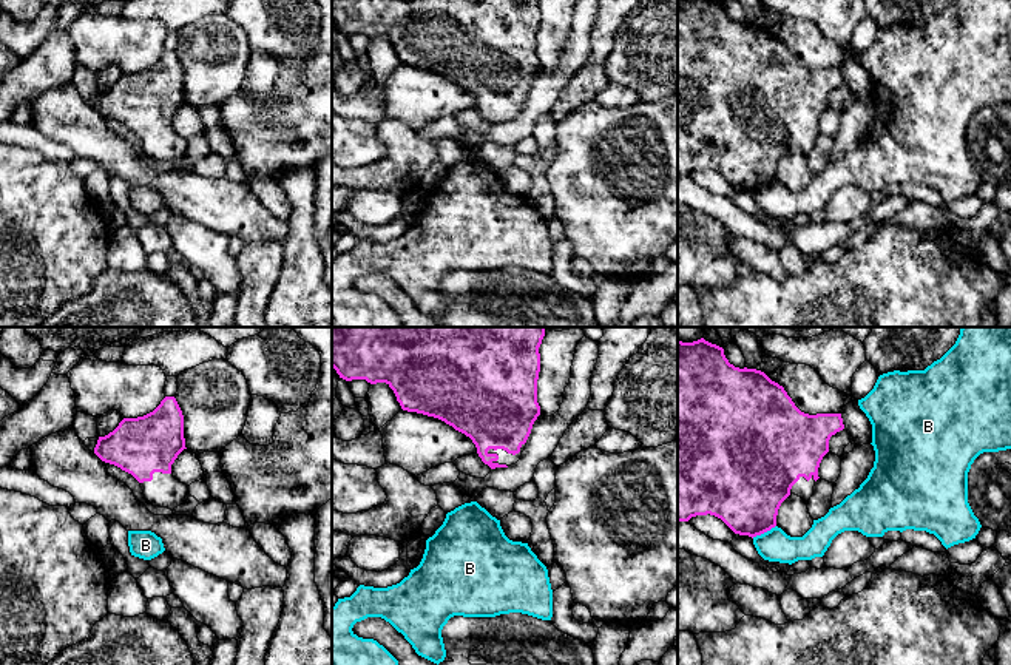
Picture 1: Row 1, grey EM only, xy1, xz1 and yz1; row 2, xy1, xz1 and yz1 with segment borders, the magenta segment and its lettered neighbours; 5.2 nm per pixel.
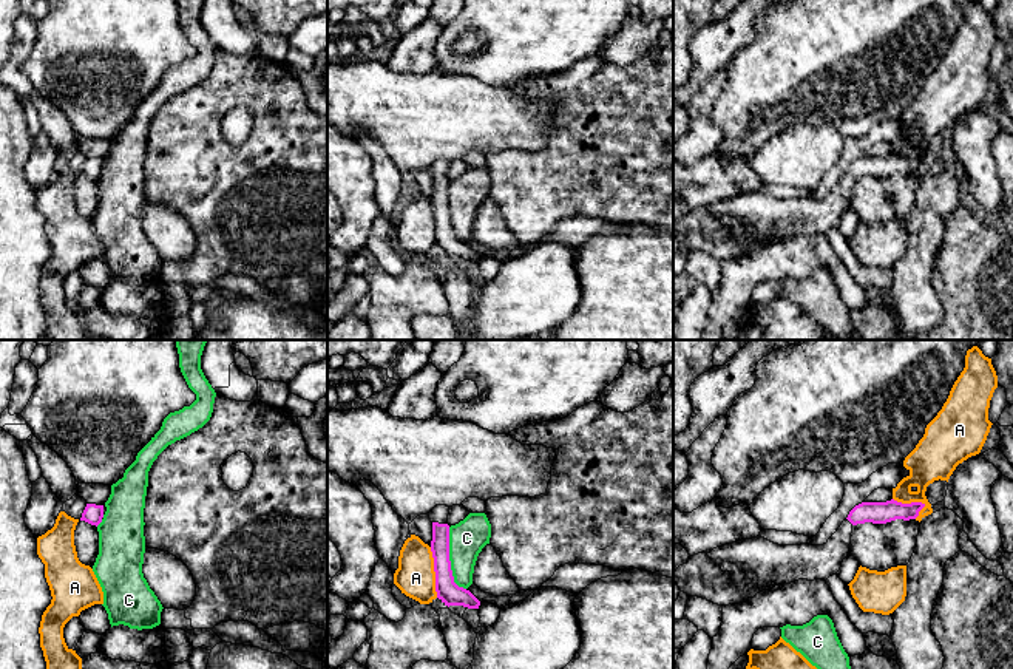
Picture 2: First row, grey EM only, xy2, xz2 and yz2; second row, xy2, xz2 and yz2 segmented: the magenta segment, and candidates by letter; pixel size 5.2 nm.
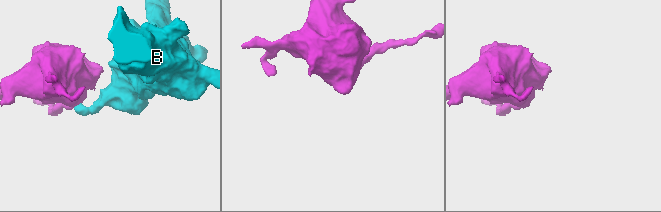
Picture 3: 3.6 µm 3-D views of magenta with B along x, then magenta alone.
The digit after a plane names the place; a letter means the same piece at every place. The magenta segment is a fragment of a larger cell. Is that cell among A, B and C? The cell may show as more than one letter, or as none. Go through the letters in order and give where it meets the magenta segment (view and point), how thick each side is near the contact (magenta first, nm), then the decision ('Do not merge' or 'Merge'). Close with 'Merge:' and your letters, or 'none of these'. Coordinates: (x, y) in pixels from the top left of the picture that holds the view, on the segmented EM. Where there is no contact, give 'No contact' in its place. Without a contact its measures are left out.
A: Touches magenta at xz2 (434, 570). Thickness 120 nm (magenta) against 200 nm. Do not merge
B: Touches magenta at yz1 (763, 533). Thickness 400 nm (magenta) against 170 nm. Do not merge
C: Touches magenta at xz2 (448, 560). Thickness 120 nm (magenta) against 190 nm. Do not merge
Merge: none of these

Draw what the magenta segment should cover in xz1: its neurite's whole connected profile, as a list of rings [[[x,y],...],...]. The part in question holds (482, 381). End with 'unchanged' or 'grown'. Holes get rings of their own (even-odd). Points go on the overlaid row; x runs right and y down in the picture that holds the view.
[[[332,327],[332,367],[346,381],[386,383],[403,410],[438,418],[472,440],[491,469],[516,464],[540,415],[539,347],[545,327]]]; grown

